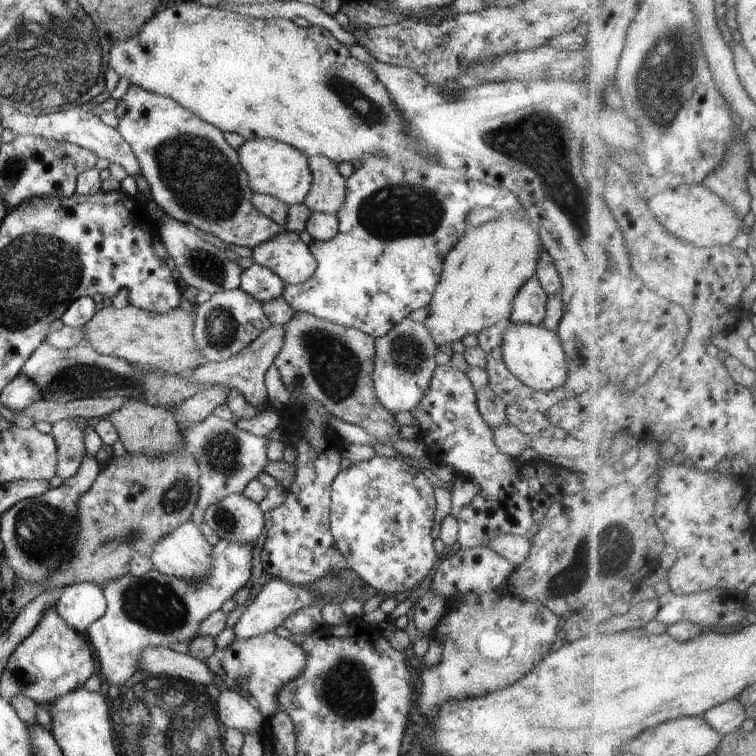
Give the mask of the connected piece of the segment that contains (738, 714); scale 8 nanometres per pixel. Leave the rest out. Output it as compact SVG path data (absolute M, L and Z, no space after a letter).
M739 698L732 699L724 704L716 706L705 714L706 720L722 734L729 735L744 726L744 722L748 720L748 712L746 712L746 704Z

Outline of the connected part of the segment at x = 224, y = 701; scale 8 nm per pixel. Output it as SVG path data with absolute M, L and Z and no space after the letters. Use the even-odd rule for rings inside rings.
M232 689L220 692L216 700L218 720L227 729L249 730L260 733L265 716L241 694Z

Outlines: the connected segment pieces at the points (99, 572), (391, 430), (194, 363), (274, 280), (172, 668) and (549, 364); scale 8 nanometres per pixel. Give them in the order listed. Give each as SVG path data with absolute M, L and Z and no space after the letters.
M221 384L207 386L174 408L182 446L178 446L172 454L144 456L127 452L121 457L113 456L109 463L102 466L94 484L78 500L80 530L70 560L62 562L62 566L46 574L46 580L38 584L18 582L14 578L12 585L1 596L3 612L20 612L38 594L58 586L86 582L104 588L106 582L130 572L130 560L134 554L150 556L152 548L166 534L176 530L180 524L192 521L198 504L200 468L186 448L184 432L212 415L214 408L225 403L232 391L231 387Z
M294 311L294 316L286 325L282 350L274 359L273 365L292 394L304 394L306 398L320 402L332 416L360 426L368 435L378 438L378 444L392 446L392 442L400 438L401 425L396 422L394 415L381 405L376 396L372 380L375 342L375 338L361 330L332 324L312 314Z
M130 304L122 309L111 305L96 312L90 322L82 326L82 330L85 342L98 354L124 358L126 362L138 366L141 370L166 370L166 374L187 376L205 361L204 354L200 352L194 338L192 315L181 306L158 314Z
M252 263L249 268L242 269L239 288L256 298L258 302L264 303L281 297L286 285L284 280L276 276L272 270L258 263Z
M170 647L148 648L140 654L138 672L149 672L154 676L170 676L192 683L210 686L216 684L216 674L205 662L192 658L190 654L178 653Z
M509 321L502 334L500 352L508 370L520 382L538 390L540 394L550 393L550 390L556 390L558 386L562 386L562 382L566 382L568 362L562 342L555 331L548 330L541 324Z

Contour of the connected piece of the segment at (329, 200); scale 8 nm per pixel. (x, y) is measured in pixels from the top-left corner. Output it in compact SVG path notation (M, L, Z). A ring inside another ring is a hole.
M324 155L309 157L312 186L303 203L311 212L336 214L346 198L346 179L336 162Z

